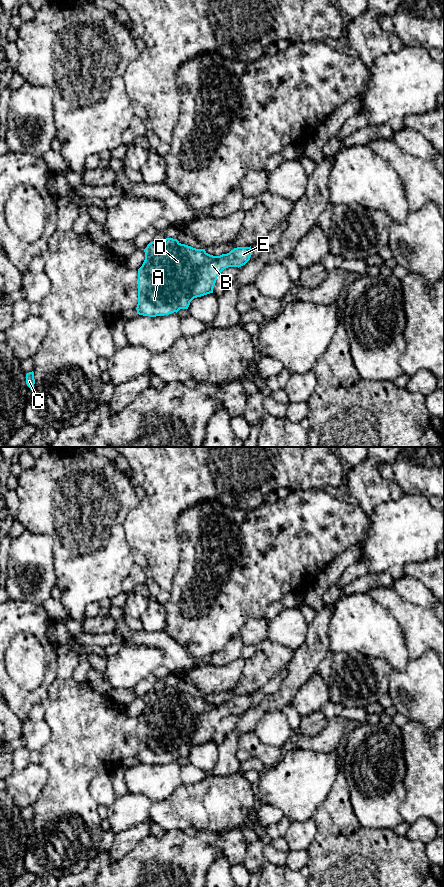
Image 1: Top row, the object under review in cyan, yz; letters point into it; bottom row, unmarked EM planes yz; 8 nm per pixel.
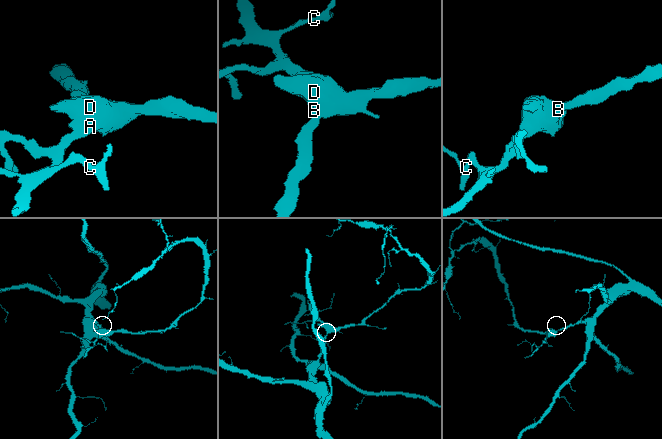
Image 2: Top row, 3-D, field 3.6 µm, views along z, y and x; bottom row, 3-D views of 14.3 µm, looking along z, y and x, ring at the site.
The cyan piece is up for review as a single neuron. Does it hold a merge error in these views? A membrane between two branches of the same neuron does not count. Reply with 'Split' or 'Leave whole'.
Leave whole

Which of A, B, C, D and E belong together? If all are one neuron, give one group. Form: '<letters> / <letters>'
A B C D E

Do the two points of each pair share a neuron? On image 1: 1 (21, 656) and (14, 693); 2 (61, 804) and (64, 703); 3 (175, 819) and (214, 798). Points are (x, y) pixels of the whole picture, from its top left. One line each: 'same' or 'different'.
1: different
2: same
3: same

